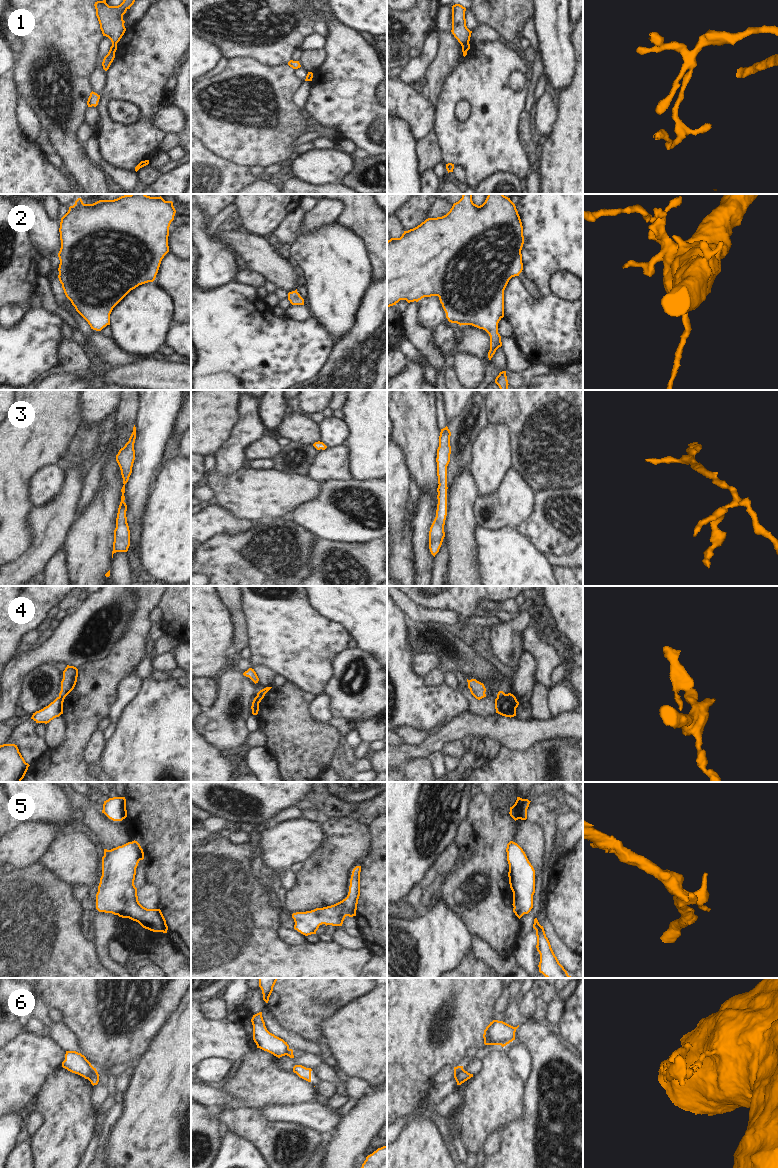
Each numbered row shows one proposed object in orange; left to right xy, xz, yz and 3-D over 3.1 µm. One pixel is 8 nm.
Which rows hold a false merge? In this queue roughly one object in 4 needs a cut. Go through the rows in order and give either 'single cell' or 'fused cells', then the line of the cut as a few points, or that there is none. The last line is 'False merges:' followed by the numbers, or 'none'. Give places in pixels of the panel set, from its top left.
1: fused cells; cut in yz along (468, 41), (461, 45)
2: single cell; no cut
3: single cell; no cut
4: fused cells; cut in xz along (256, 696), (259, 702)
5: single cell; no cut
6: fused cells; cut in xy along (93, 1067), (87, 1078)
False merges: 1, 4, 6

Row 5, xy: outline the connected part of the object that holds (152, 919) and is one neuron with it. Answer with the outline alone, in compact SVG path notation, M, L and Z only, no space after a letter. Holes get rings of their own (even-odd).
M135 840L111 850L104 849L96 909L129 918L150 931L167 933L161 910L147 909L138 901L134 880L138 863L143 859L143 849Z

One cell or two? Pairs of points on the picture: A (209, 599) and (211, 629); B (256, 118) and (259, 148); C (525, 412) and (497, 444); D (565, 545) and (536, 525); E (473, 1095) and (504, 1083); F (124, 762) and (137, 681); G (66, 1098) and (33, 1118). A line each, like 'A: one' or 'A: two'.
A: one
B: one
C: two
D: one
E: one
F: two
G: two

